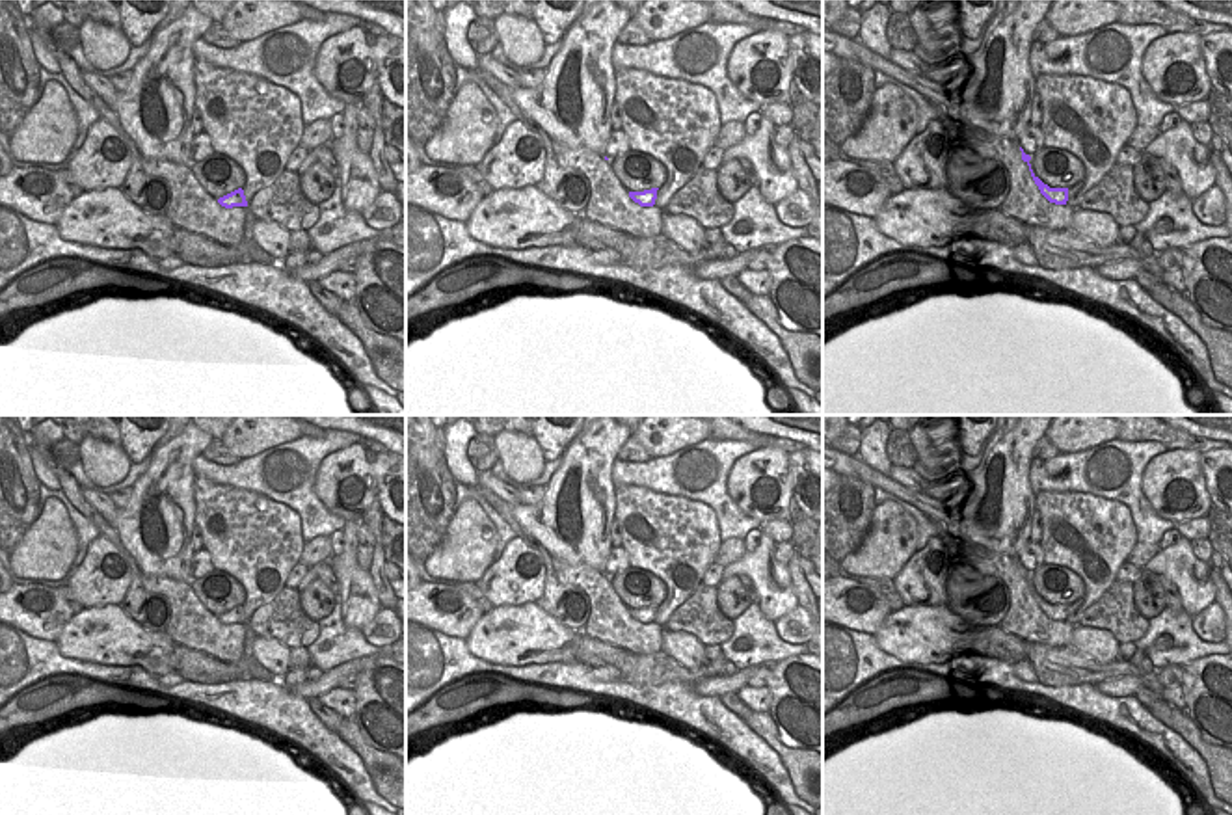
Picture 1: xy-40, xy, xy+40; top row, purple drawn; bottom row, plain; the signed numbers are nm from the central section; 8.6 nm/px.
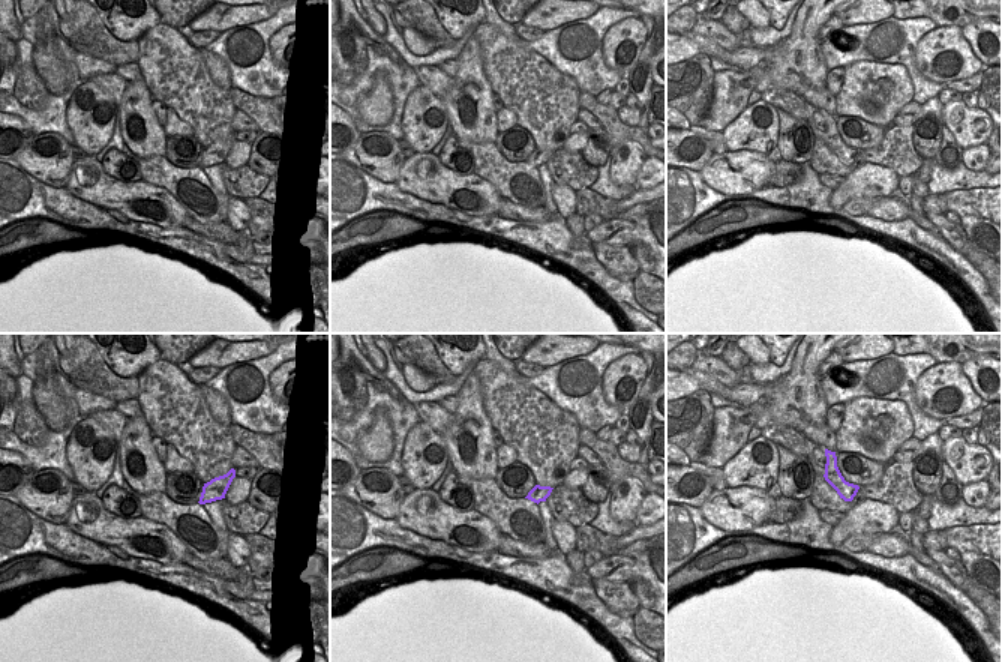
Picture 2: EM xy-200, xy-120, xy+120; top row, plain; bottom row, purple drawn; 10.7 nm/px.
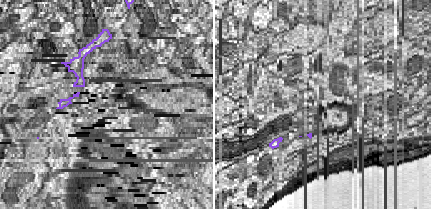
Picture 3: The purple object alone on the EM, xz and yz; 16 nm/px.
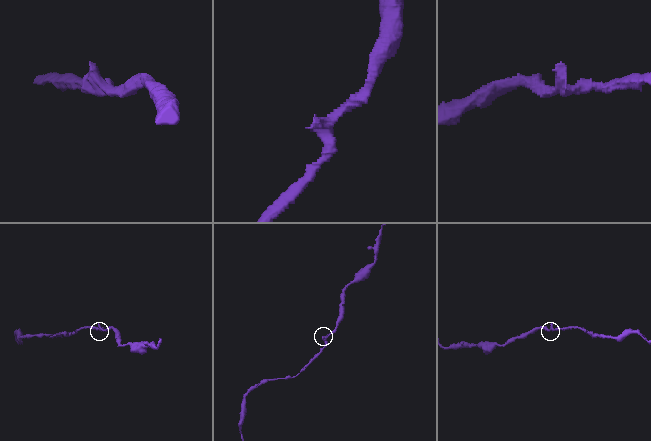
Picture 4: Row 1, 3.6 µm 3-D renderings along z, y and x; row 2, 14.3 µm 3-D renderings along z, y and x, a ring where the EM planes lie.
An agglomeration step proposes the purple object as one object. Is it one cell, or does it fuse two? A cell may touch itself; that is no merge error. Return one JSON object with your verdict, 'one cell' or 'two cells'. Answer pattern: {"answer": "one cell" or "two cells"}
{"answer": "one cell"}

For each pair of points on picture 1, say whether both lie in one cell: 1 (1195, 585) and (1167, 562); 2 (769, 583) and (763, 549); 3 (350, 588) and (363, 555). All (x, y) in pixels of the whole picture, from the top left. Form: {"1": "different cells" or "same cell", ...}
{"1": "same cell", "2": "same cell", "3": "different cells"}

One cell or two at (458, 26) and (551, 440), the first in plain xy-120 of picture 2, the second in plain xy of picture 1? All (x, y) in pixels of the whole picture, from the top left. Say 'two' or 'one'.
one

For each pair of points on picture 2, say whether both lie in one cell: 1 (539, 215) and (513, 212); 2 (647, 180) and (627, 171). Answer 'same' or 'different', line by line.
1: same
2: different

